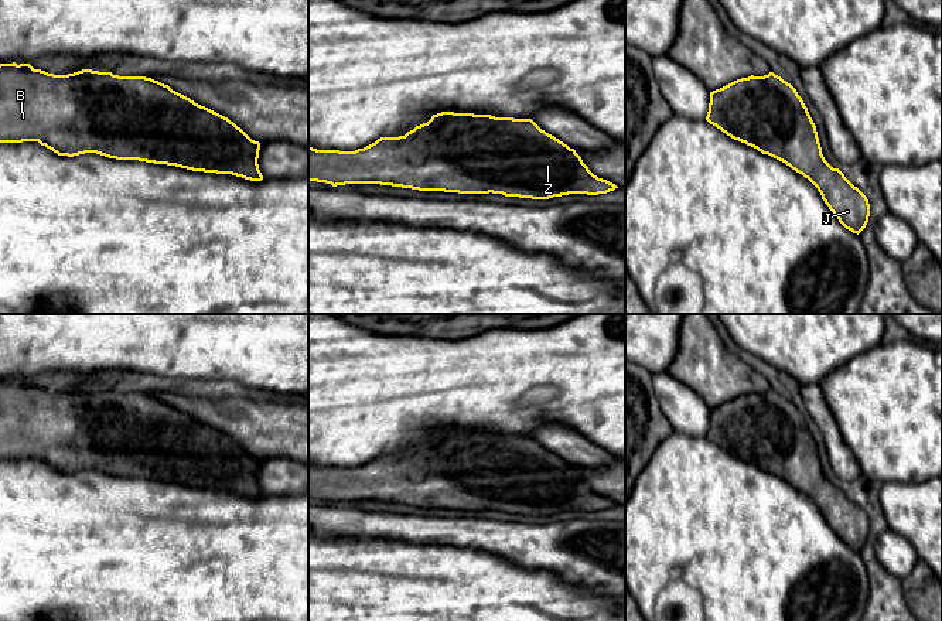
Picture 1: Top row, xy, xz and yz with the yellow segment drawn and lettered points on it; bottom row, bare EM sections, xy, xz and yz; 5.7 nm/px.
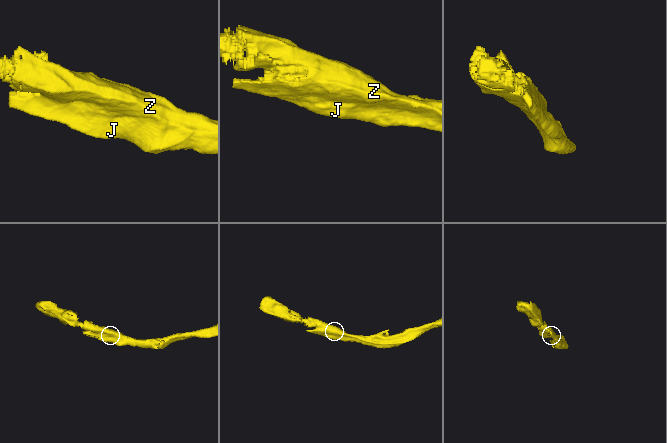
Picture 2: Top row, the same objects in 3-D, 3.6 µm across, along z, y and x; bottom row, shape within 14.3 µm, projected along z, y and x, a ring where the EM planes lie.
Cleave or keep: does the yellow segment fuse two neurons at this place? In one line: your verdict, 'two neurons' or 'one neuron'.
one neuron

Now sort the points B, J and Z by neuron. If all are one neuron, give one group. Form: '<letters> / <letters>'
B J Z

